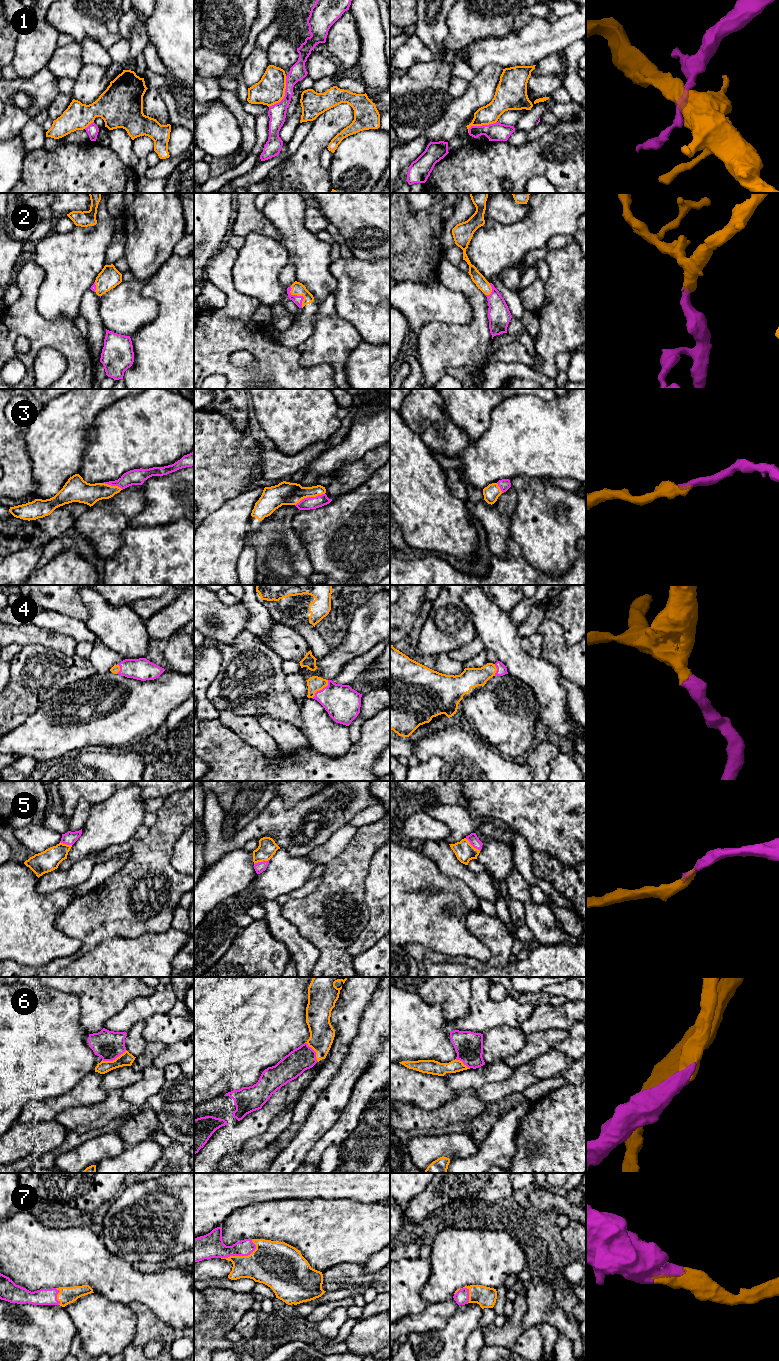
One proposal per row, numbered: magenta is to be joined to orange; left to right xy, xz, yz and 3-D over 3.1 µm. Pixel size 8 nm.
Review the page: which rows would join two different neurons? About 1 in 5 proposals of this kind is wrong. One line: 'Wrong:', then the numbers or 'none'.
Wrong: 1

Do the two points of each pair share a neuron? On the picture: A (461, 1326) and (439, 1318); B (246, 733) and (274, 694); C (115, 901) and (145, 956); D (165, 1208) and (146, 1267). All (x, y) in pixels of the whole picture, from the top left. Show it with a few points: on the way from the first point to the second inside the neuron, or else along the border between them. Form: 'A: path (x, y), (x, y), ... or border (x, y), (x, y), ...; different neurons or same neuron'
A: border (458, 1305), (442, 1328), (425, 1332); different neurons
B: border (234, 711), (238, 714), (252, 714), (257, 717); different neurons
C: border (158, 932), (145, 932), (134, 937), (111, 937); different neurons
D: border (171, 1257), (157, 1262), (138, 1262), (135, 1264); different neurons

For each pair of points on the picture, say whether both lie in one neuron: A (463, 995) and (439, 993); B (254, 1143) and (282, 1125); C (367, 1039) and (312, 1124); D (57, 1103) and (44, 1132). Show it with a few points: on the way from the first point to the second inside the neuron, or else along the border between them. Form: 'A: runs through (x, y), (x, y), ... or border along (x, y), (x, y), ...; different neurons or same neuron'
A: runs through (457, 995), (445, 993); same neuron
B: runs through (261, 1142), (275, 1129); same neuron
C: runs through (358, 1060), (331, 1103); same neuron
D: border along (54, 1119), (26, 1122); different neurons

